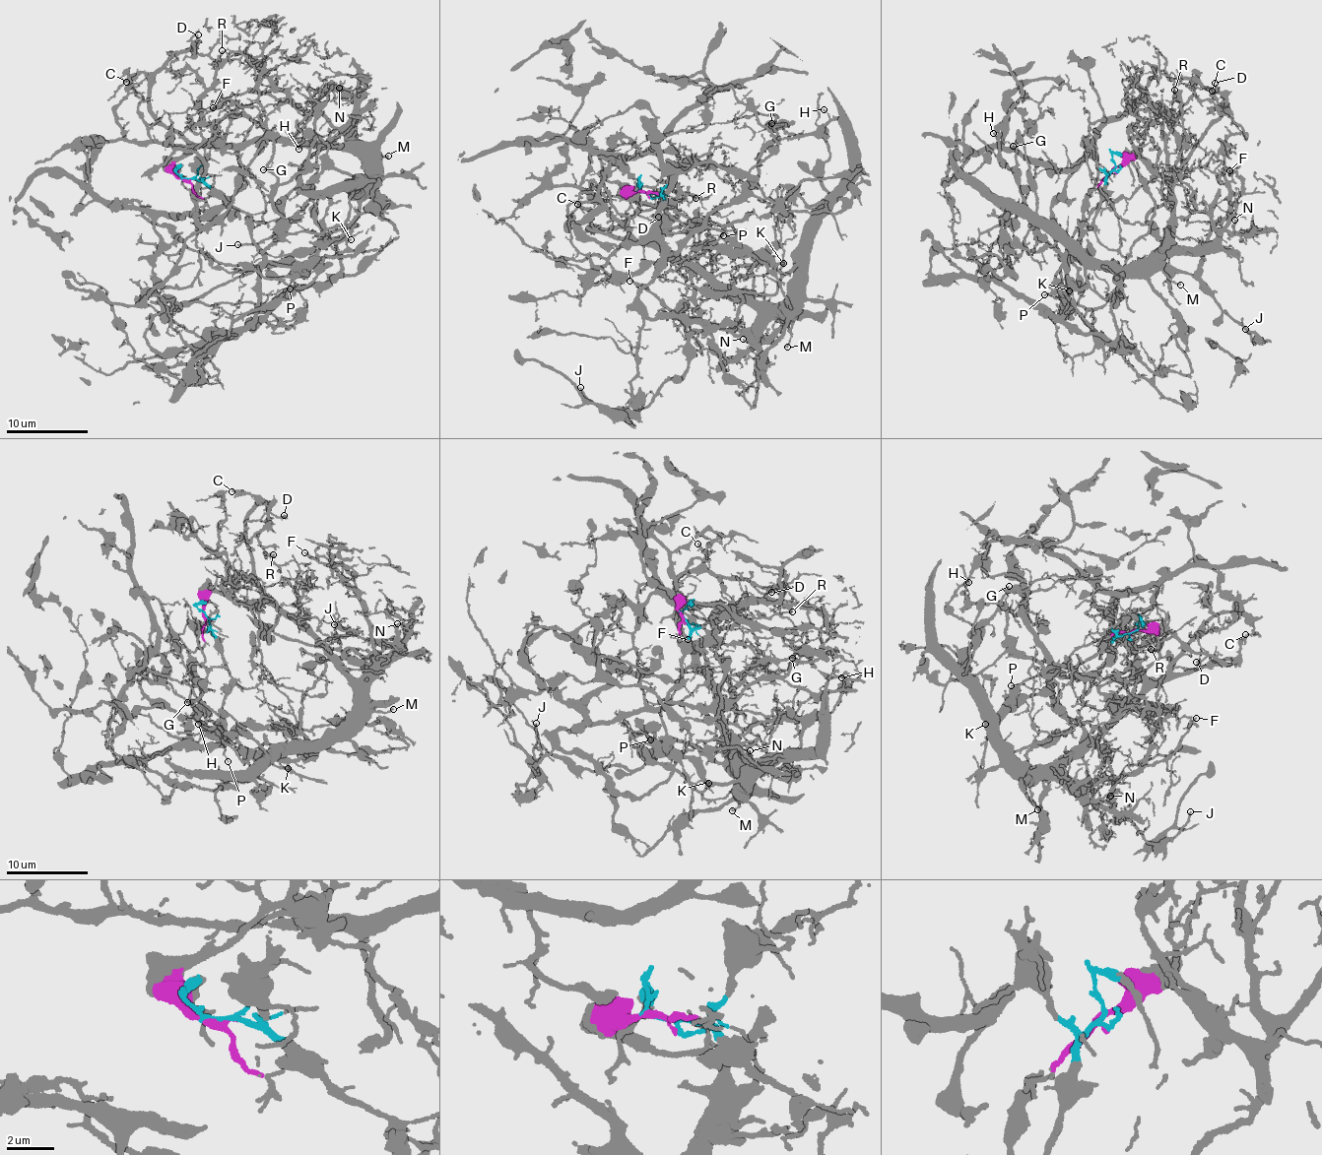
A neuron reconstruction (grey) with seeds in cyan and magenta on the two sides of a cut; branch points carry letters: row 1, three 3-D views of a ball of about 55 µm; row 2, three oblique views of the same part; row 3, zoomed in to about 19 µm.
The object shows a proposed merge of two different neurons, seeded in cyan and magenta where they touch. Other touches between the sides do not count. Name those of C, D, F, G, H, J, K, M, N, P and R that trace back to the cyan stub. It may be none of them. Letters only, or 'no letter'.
G, H, K, P

